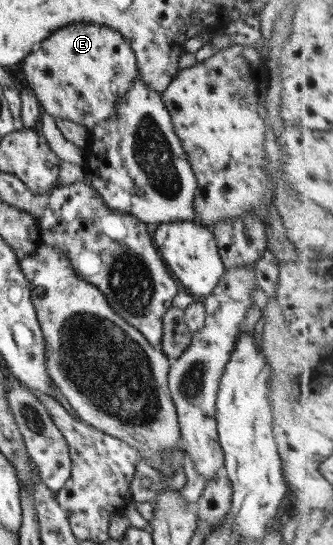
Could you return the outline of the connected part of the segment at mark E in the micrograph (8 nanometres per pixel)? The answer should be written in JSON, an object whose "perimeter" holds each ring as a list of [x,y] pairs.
{"perimeter":[[[89,22],[63,26],[33,46],[21,61],[21,72],[42,113],[67,118],[87,130],[115,114],[115,104],[138,76],[134,53],[121,34]]]}

